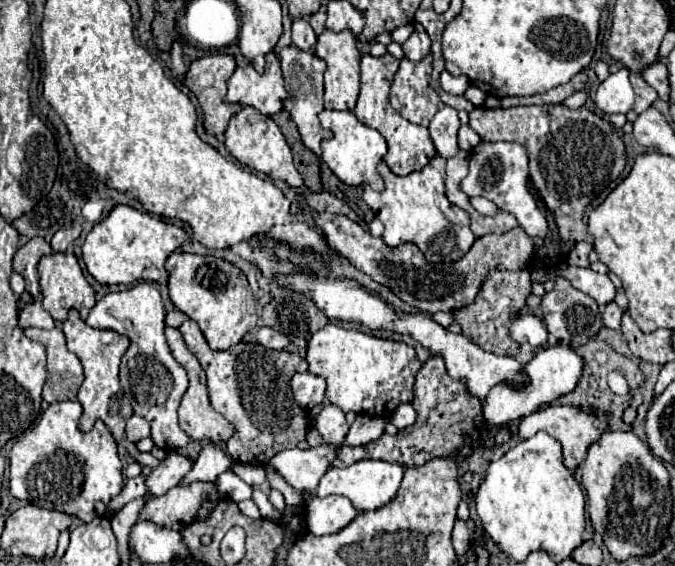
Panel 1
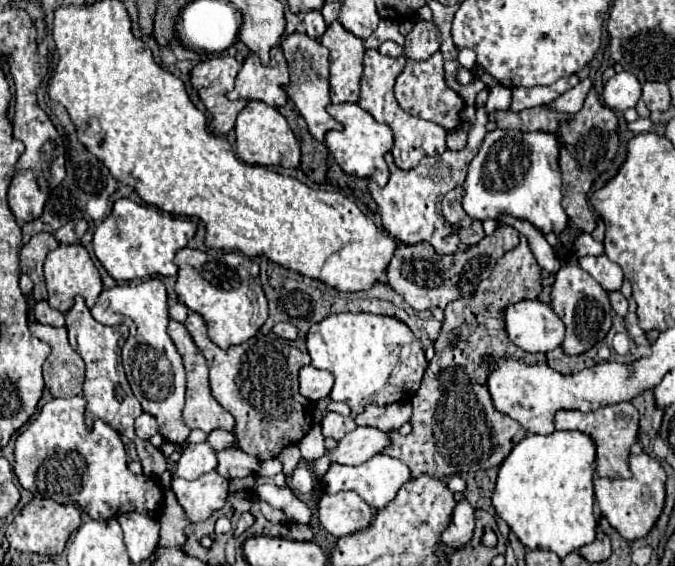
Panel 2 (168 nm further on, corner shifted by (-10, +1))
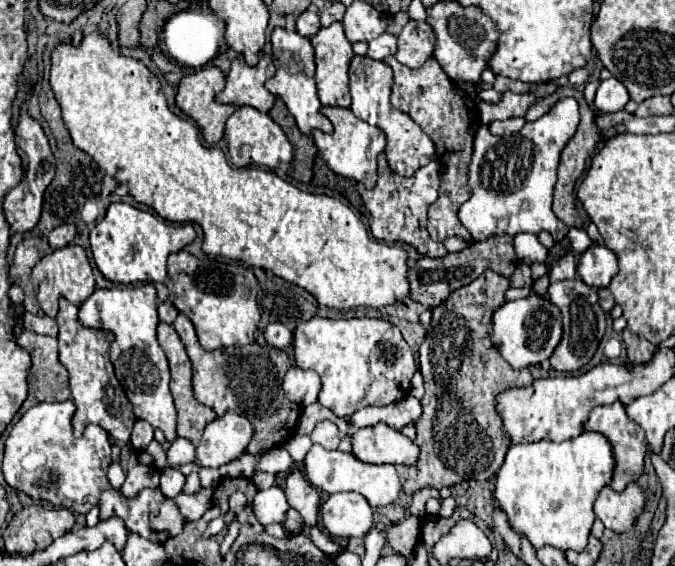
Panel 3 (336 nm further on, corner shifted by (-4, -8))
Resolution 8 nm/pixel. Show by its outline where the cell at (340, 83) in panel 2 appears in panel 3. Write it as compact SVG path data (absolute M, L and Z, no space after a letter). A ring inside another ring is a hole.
M332 23L330 27L322 27L312 39L312 47L316 53L316 85L320 103L326 107L350 107L350 89L348 89L348 67L354 57L352 45L348 43L342 23Z

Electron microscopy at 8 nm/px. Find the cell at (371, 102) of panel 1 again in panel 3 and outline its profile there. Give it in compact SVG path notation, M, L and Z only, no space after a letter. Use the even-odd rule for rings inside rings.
M360 55L352 59L350 63L350 95L352 95L350 109L356 117L364 119L370 125L380 127L386 133L388 145L384 153L388 157L390 169L398 175L410 177L416 173L416 169L436 159L436 149L434 149L432 139L406 113L400 113L398 109L390 105L390 89L392 89L392 69L386 63L374 61L370 57L360 57Z

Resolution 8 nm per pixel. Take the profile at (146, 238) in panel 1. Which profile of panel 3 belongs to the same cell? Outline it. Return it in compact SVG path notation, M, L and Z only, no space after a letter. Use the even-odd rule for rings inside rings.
M112 203L100 223L90 231L90 249L96 267L100 273L112 281L122 285L134 283L162 283L168 277L166 259L170 253L182 251L196 237L192 225L174 225L158 221L152 213L140 211L126 203Z

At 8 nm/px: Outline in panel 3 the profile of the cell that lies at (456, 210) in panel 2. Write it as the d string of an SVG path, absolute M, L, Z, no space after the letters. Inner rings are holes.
M386 57L384 61L394 71L394 87L392 87L392 99L390 99L392 105L398 111L410 115L424 129L424 133L434 141L436 155L444 165L440 197L428 209L428 217L430 217L428 233L438 241L444 241L450 235L460 235L472 241L468 235L468 229L458 221L456 213L470 195L466 185L466 169L472 157L474 133L480 127L478 105L470 95L458 89L456 83L448 79L448 75L444 75L440 63L436 63L434 57L428 59L426 65L422 65L420 69L408 69L402 63L398 63L394 57Z

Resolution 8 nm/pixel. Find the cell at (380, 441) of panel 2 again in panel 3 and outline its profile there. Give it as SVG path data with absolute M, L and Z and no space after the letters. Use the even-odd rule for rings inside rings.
M388 425L364 427L352 437L352 455L362 463L404 463L414 465L418 461L420 449L404 437L400 431Z

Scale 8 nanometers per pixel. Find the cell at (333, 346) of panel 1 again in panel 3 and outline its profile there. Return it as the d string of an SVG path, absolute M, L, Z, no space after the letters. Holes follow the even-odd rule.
M312 317L296 327L296 365L320 375L322 391L318 401L324 407L332 409L338 417L344 417L366 405L390 405L410 393L410 379L416 371L416 363L412 363L414 353L402 335L392 335L392 329L394 325L384 319L334 321L322 317Z

